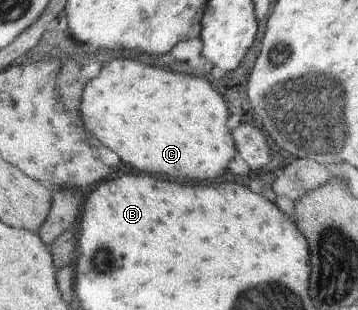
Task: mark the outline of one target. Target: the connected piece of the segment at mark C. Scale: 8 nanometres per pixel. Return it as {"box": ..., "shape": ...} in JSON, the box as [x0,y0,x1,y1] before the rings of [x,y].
{"box":[80,59,235,181],"shape":[[[115,59],[111,61],[109,65],[102,65],[99,74],[92,80],[87,81],[85,89],[83,90],[82,102],[80,105],[81,118],[84,125],[96,135],[96,138],[115,153],[117,153],[120,159],[124,162],[141,169],[141,171],[147,171],[147,173],[155,173],[155,175],[167,175],[171,179],[197,179],[197,181],[211,181],[215,177],[219,177],[225,167],[227,167],[227,161],[233,157],[235,149],[233,149],[233,141],[231,141],[231,135],[225,127],[225,121],[227,121],[227,107],[223,103],[223,99],[213,91],[213,87],[209,83],[205,83],[201,77],[179,77],[175,75],[173,71],[163,71],[163,69],[157,69],[157,67],[151,67],[151,65],[145,65],[137,59]]]}

